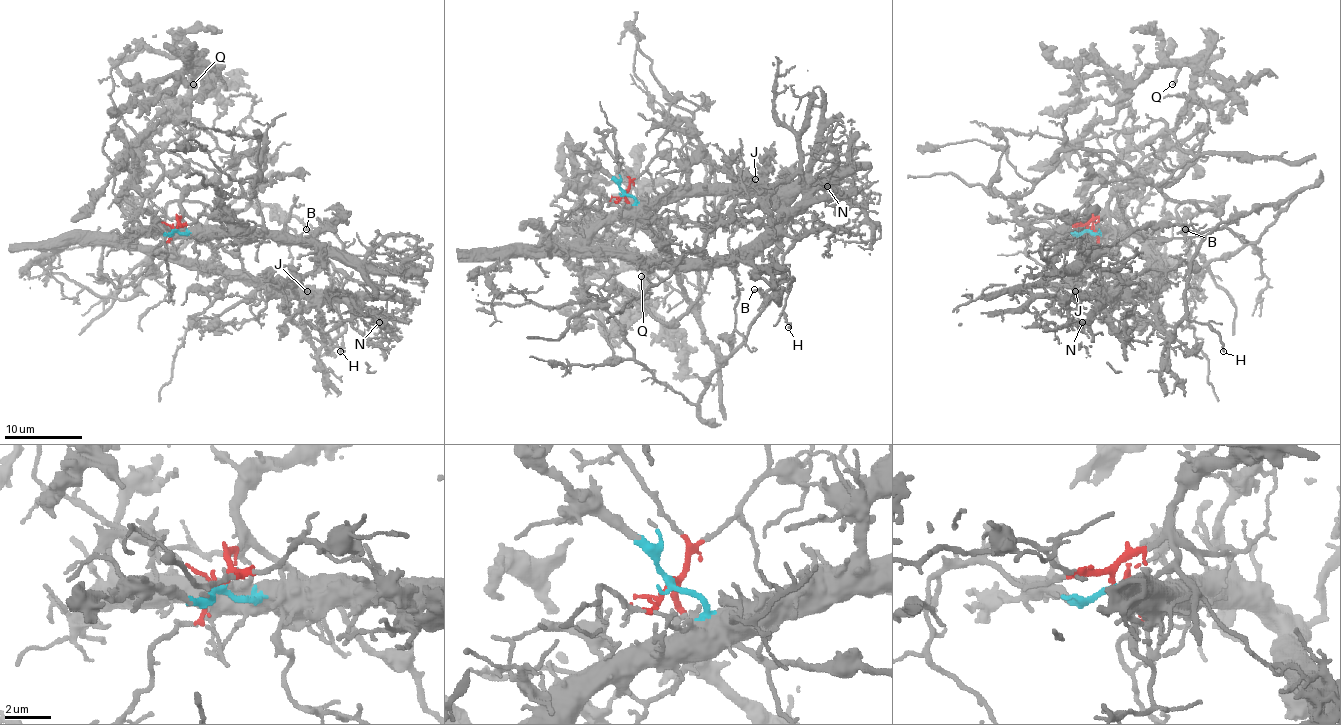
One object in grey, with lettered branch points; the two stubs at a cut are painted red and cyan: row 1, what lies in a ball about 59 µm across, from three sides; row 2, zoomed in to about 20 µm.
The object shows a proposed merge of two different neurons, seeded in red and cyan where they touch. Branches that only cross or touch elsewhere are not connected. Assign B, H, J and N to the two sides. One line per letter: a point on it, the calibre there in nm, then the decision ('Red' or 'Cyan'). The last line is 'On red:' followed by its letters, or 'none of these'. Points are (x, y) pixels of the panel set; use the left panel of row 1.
B: Place: (306, 229). Thickness 130 nm. Red
H: Place: (340, 351). Thickness 130 nm. Red
J: Place: (307, 291). Thickness 120 nm. Cyan
N: Place: (379, 322). Thickness 90 nm. Cyan
On red: B, H

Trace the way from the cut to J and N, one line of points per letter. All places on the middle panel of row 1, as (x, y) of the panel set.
J: (623, 192), (638, 202), (757, 192), (763, 185), (747, 181), (755, 179)
N: (623, 192), (634, 204), (585, 247), (704, 259), (743, 255), (812, 183), (825, 175), (827, 187)

